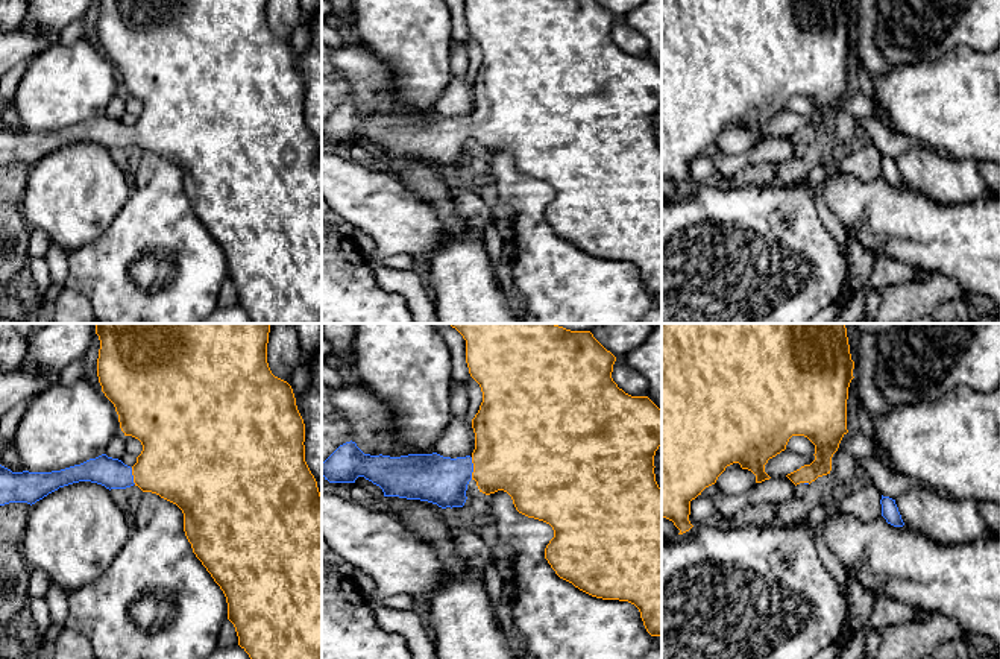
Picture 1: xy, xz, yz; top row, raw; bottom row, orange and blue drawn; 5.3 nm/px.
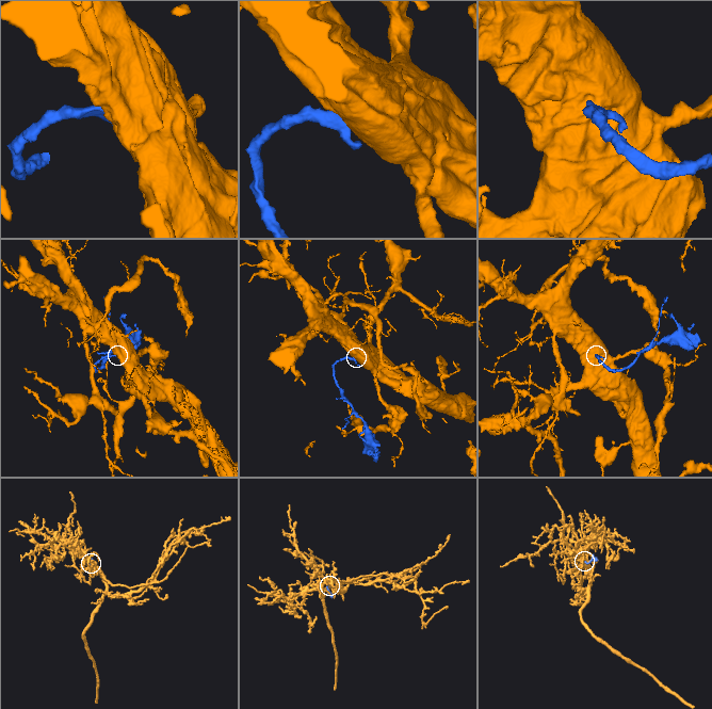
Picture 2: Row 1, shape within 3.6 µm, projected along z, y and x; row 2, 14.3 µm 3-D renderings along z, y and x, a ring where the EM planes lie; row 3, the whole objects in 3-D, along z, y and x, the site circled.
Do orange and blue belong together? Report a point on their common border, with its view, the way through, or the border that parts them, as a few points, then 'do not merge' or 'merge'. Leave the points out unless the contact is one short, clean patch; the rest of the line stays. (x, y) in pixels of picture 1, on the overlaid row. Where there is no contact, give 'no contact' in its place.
contact xz (474, 468); merge

